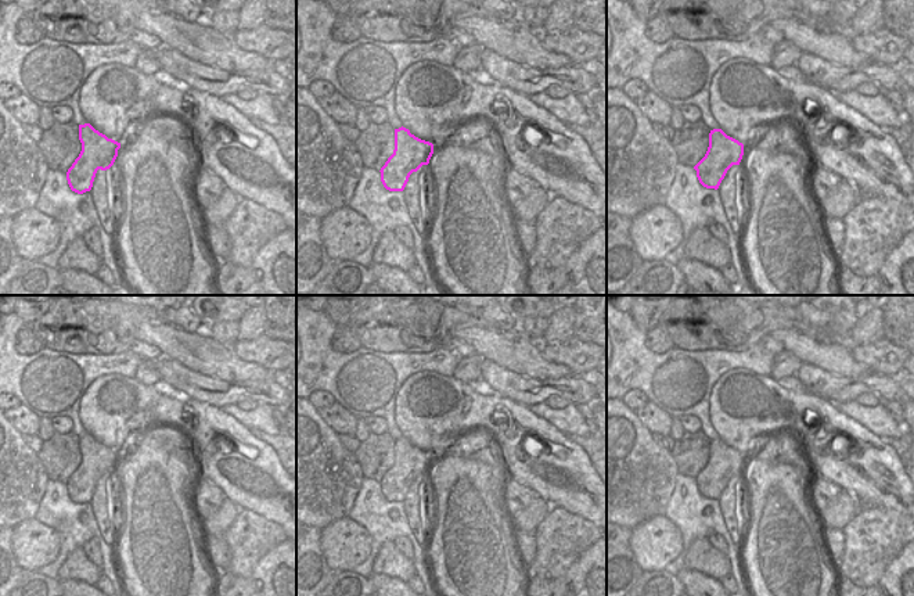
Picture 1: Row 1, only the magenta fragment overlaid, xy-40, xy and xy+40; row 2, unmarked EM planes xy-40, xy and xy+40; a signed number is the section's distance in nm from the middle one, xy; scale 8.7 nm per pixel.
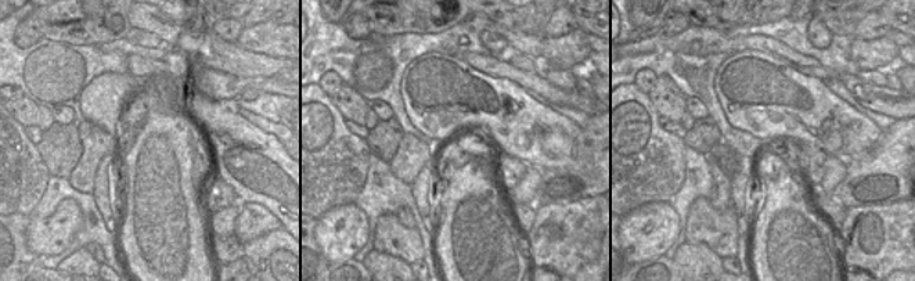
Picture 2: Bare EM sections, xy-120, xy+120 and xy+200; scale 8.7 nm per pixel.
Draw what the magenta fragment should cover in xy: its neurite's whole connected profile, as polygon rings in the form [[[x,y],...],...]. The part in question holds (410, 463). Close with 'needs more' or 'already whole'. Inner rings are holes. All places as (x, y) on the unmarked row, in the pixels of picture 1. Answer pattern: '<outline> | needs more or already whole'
[[[406,438],[395,439],[395,460],[381,478],[381,492],[389,502],[403,502],[409,488],[422,475],[428,475],[433,455],[421,450]]] | already whole

